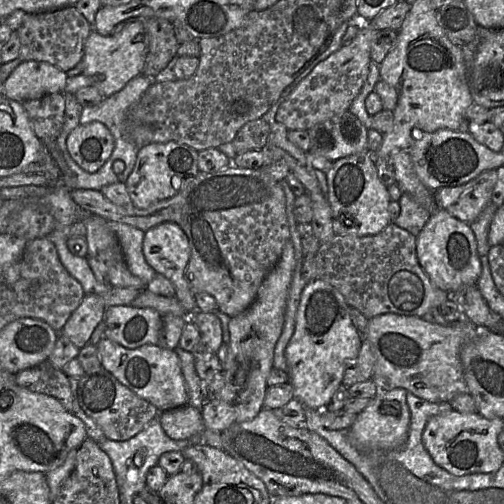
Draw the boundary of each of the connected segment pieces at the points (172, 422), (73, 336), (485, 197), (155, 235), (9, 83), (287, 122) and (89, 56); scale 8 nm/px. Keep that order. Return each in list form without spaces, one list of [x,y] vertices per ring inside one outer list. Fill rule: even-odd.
[[[190,405],[160,412],[158,418],[164,432],[173,440],[200,438],[206,429],[200,409]]]
[[[85,294],[59,333],[79,349],[83,348],[88,344],[96,326],[103,320],[105,308],[100,295]]]
[[[492,169],[482,172],[464,185],[440,188],[434,192],[437,207],[470,225],[492,203],[497,179],[497,171]]]
[[[161,223],[145,231],[142,251],[146,262],[169,279],[175,290],[183,285],[191,250],[187,235],[177,223]]]
[[[43,61],[21,62],[3,83],[1,91],[12,100],[23,102],[46,94],[63,93],[68,76]]]
[[[370,24],[353,41],[319,62],[281,104],[276,121],[288,130],[309,130],[316,124],[346,112],[369,74],[371,43],[377,31]]]
[[[139,21],[125,24],[107,36],[91,31],[84,46],[81,74],[88,76],[92,80],[92,86],[95,86],[105,98],[119,92],[131,79],[141,75],[146,54],[145,30]]]

